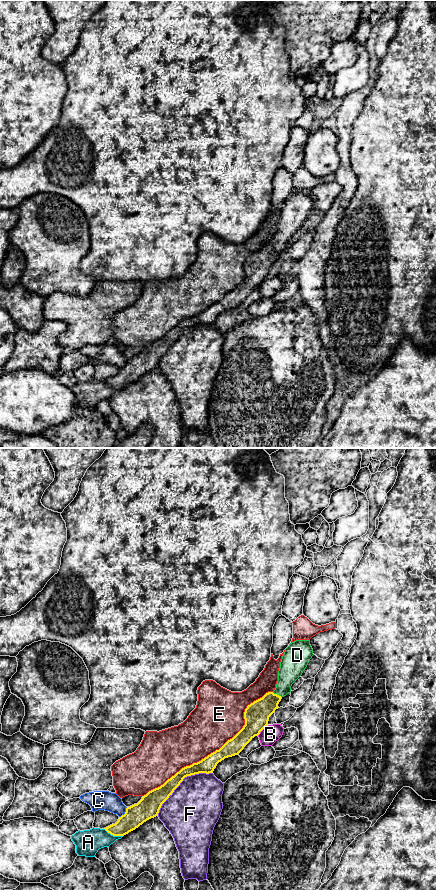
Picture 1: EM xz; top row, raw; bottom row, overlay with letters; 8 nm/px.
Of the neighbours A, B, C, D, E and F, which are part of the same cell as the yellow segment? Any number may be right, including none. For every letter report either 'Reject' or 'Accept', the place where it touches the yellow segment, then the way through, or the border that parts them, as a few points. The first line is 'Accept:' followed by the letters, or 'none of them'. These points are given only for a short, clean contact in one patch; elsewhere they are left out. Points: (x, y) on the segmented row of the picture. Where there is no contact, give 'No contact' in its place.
Accept: D
A: Reject. Touches yellow at xz (113, 835)
B: Reject. Touches yellow at xz (262, 729). Boundary: xz (268, 725), (257, 735)
C: Reject. Touches yellow at xz (125, 813)
D: Accept. Touches yellow at xz (276, 694). Path across: xz (256, 715), (276, 694), (283, 687), (291, 668)
E: Reject. Touches yellow at xz (216, 750)
F: Reject. Touches yellow at xz (180, 782)

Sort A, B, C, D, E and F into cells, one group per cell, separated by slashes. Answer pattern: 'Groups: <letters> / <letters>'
Groups: A / B / C / D / E / F

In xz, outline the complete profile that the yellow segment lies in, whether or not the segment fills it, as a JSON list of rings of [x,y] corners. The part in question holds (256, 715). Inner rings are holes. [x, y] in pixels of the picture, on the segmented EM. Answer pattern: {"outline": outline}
{"outline": [[[296,640],[285,649],[278,671],[278,681],[273,692],[247,706],[244,712],[245,725],[219,750],[201,761],[182,768],[163,785],[149,791],[142,799],[126,808],[124,815],[115,824],[104,828],[113,836],[124,836],[147,820],[158,816],[162,804],[187,776],[213,773],[217,764],[225,758],[238,755],[244,747],[268,726],[269,717],[278,709],[281,699],[291,692],[292,684],[302,675],[313,656],[310,640]]]}

